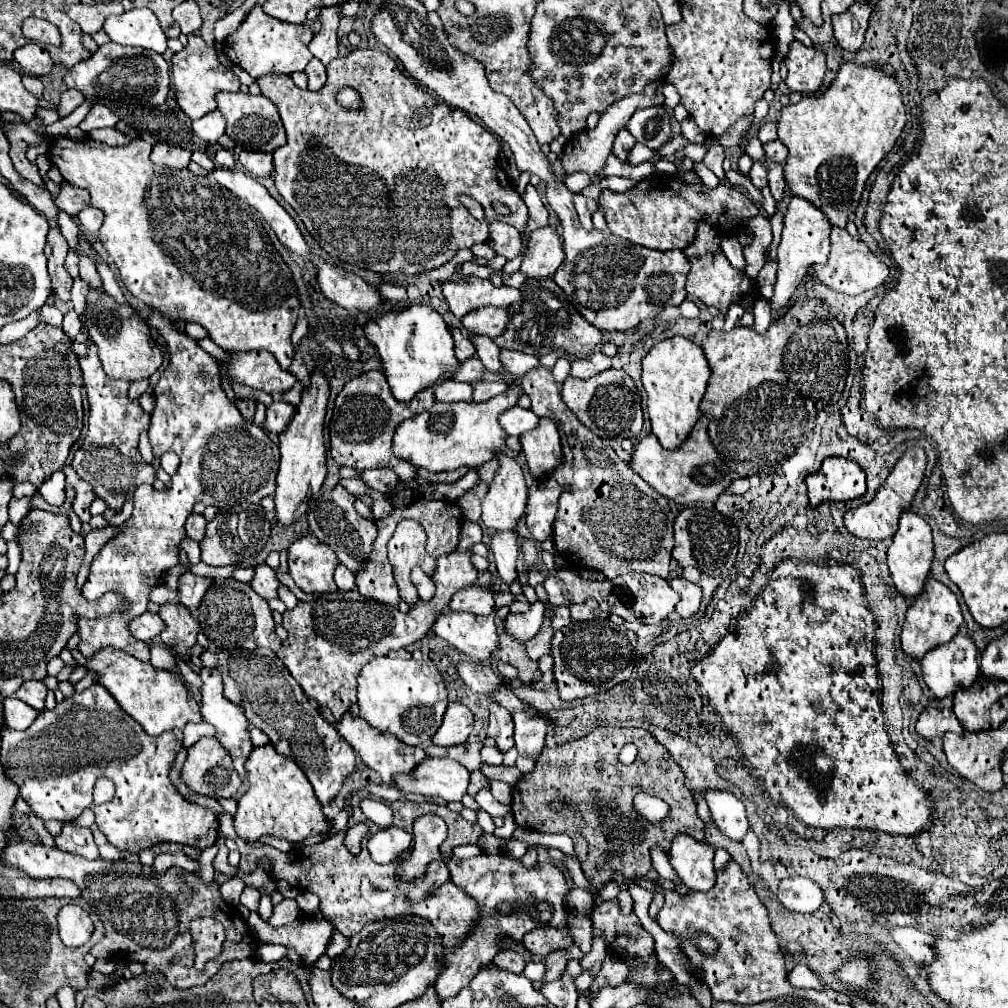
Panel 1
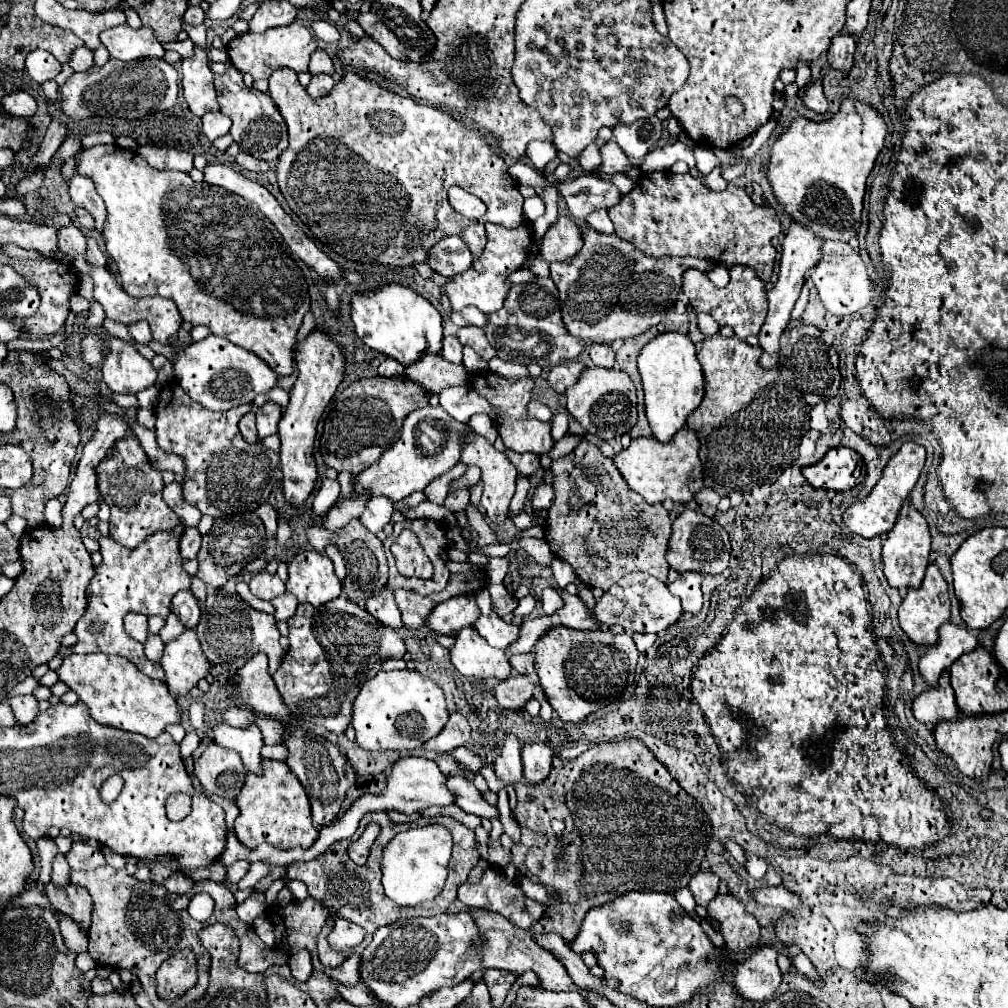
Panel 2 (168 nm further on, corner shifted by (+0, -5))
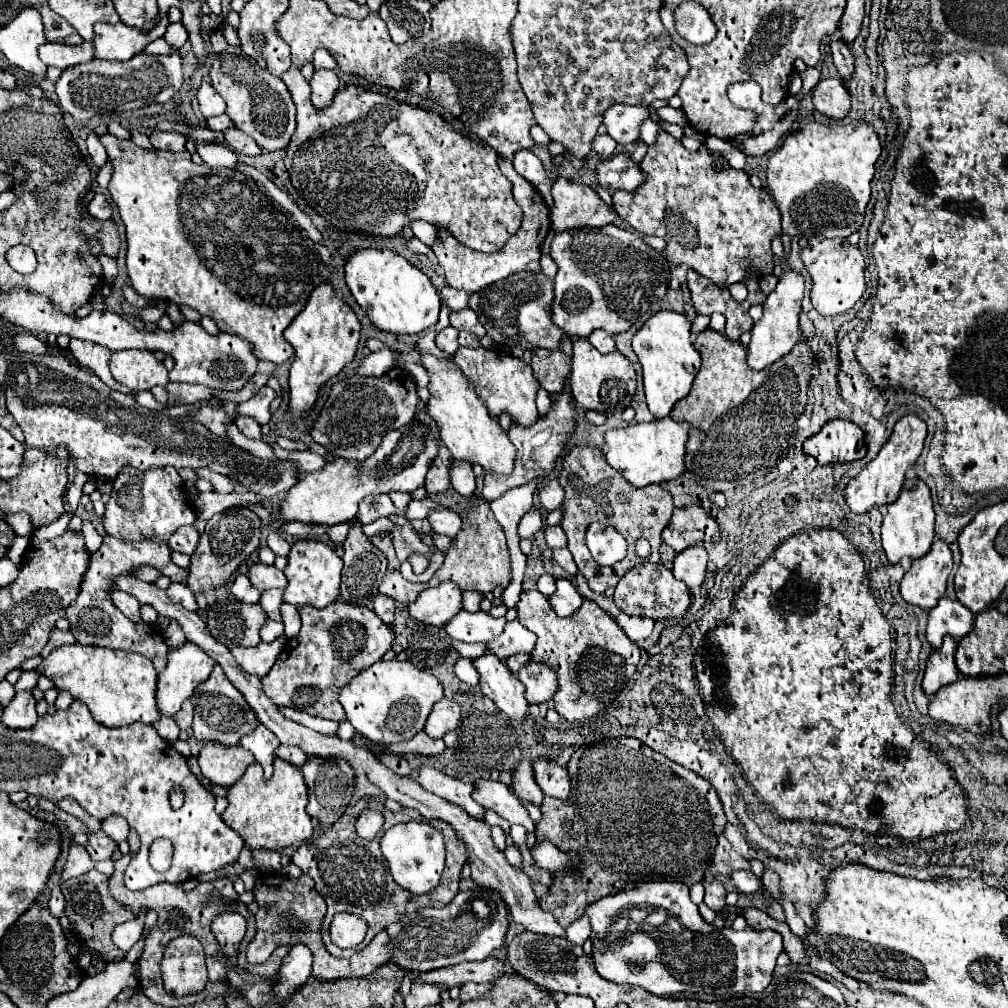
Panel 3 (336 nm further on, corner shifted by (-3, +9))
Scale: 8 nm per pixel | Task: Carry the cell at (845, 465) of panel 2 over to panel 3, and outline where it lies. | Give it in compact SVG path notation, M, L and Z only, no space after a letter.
M828 421L820 433L804 441L804 453L814 457L820 465L850 463L858 459L858 441L862 437L862 429L850 421Z

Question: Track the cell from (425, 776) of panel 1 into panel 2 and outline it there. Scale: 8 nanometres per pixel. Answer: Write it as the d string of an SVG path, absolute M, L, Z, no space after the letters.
M447 777L447 787L455 793L457 805L465 813L475 813L485 819L499 819L499 809L483 799L481 791L473 785L473 781L465 777Z

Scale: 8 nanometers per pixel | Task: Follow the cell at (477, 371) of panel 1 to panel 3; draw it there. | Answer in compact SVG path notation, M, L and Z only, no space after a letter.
M434 329L424 331L424 333L420 335L420 339L418 339L418 349L420 349L420 351L424 351L424 353L430 353L430 355L434 355L434 357L444 359L444 361L448 361L448 363L450 363L454 357L452 357L450 353L440 351L440 349L436 347L436 343L434 343L434 337L436 337L436 331L434 331Z

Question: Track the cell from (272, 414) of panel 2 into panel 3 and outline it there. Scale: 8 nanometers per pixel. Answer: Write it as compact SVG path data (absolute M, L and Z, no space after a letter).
M264 385L252 399L238 405L238 415L250 415L260 425L266 425L270 421L270 405L276 399L276 391L268 385Z

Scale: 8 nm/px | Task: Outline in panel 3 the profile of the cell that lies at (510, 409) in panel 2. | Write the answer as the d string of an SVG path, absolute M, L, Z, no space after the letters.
M460 347L458 353L454 355L454 363L462 369L466 379L474 385L476 395L486 403L492 417L500 417L502 413L508 413L516 425L534 425L540 419L540 413L534 403L540 385L534 379L532 367L522 359L498 353L496 349Z

